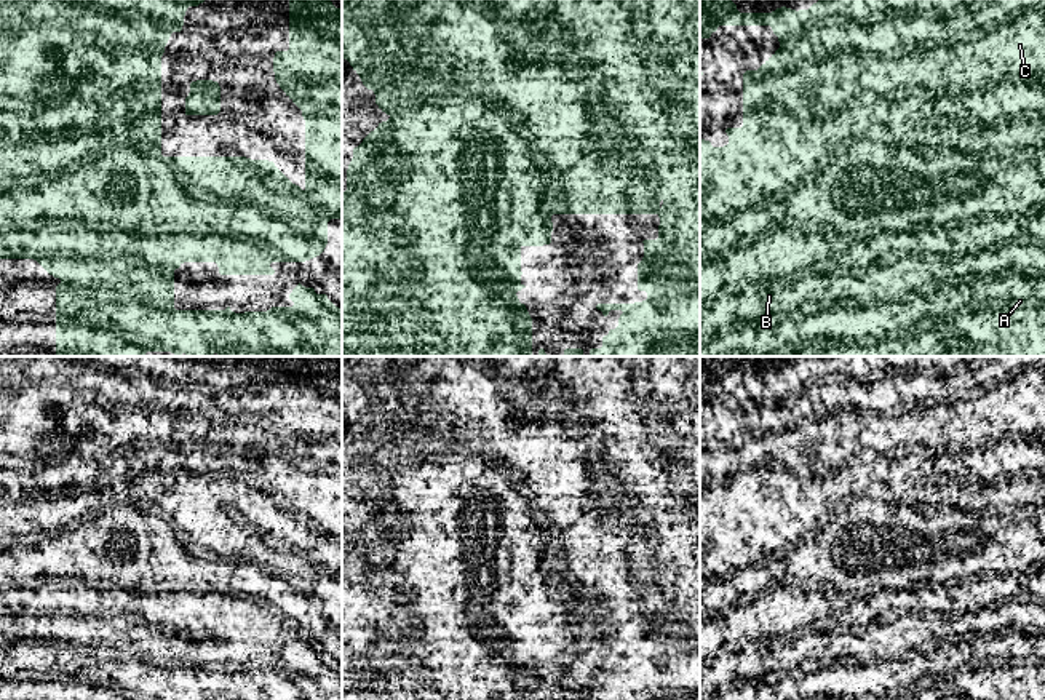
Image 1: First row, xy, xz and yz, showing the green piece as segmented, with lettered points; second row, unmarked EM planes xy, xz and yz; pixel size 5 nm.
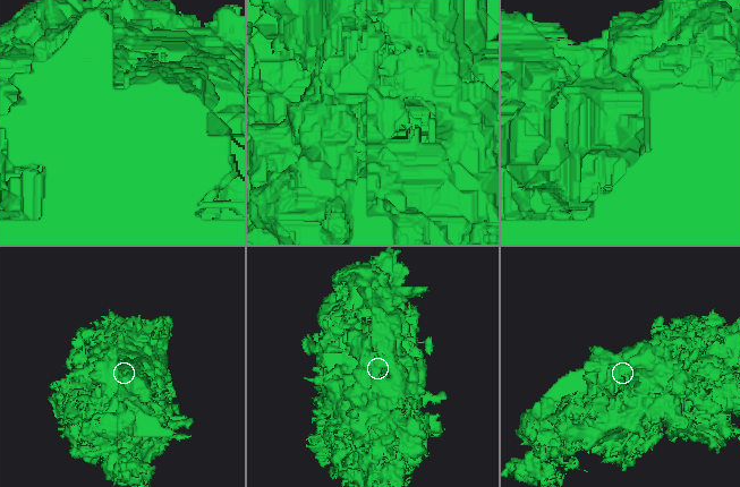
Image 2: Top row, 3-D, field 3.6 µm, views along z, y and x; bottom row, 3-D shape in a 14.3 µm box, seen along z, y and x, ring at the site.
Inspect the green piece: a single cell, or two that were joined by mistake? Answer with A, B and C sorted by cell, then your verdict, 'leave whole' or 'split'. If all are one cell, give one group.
A B C; leave whole

